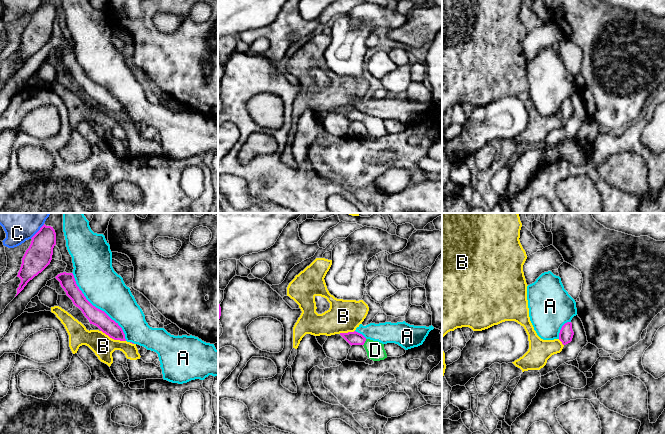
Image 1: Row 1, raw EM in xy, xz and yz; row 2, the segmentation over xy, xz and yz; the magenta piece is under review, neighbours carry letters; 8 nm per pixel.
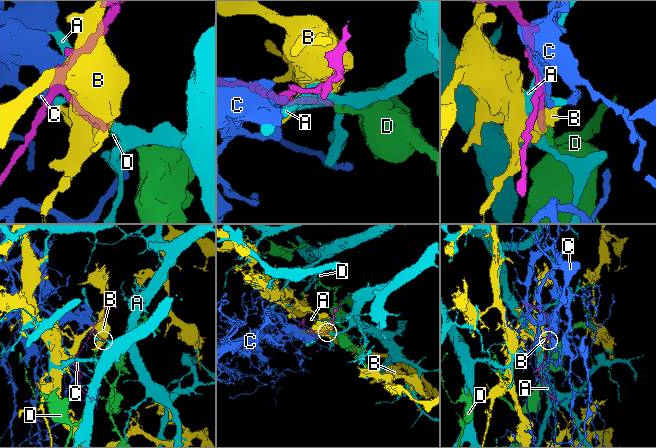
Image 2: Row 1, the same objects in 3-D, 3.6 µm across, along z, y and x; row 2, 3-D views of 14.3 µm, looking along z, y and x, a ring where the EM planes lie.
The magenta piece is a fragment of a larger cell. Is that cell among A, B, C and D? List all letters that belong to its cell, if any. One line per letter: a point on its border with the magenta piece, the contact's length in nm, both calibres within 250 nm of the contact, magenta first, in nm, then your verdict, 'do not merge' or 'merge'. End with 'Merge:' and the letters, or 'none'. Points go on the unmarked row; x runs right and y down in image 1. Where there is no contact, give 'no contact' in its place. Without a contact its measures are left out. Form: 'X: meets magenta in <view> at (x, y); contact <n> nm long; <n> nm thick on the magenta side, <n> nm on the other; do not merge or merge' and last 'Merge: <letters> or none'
A: meets magenta in xy at (97, 84); contact 700 nm long; 140 nm thick on the magenta side, 320 nm on the other; do not merge
B: meets magenta in xy at (113, 114); contact 220 nm long; 140 nm thick on the magenta side, 180 nm on the other; do not merge
C: meets magenta in xy at (38, 7); contact 170 nm long; 220 nm thick on the magenta side, 170 nm on the other; do not merge
D: meets magenta in xz at (364, 118); contact 60 nm long; 110 nm thick on the magenta side, 150 nm on the other; merge
Merge: D

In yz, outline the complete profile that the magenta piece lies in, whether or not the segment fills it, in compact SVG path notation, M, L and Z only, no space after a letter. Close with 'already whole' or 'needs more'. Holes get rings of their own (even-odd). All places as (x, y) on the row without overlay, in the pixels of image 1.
M567 98L565 99L559 109L559 116L562 118L563 121L566 121L572 117L574 108L572 106L572 99Z; already whole

